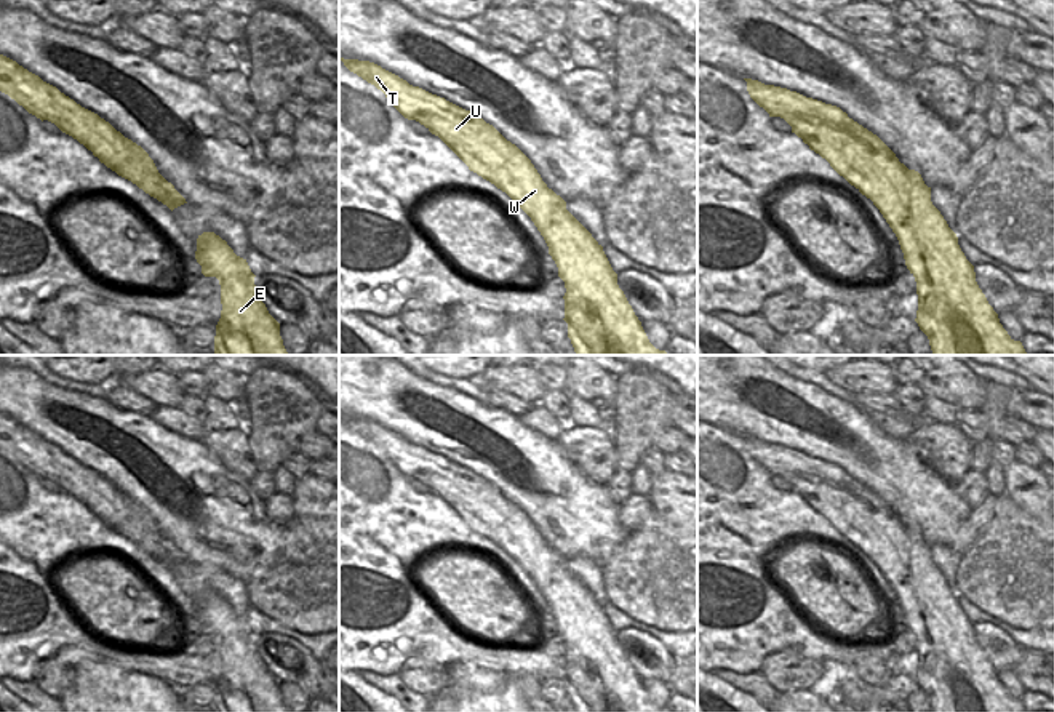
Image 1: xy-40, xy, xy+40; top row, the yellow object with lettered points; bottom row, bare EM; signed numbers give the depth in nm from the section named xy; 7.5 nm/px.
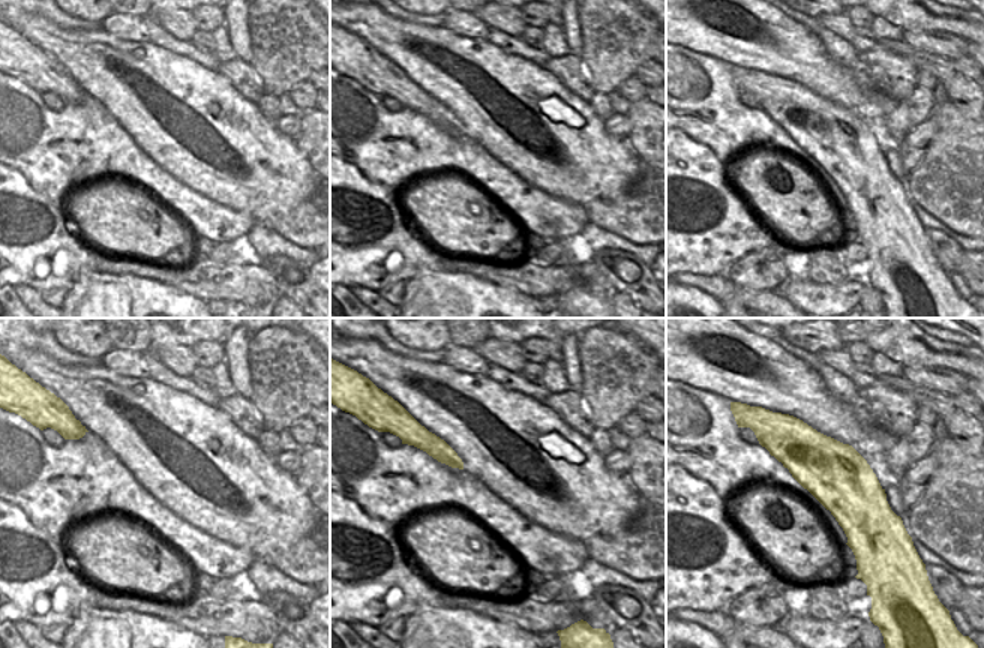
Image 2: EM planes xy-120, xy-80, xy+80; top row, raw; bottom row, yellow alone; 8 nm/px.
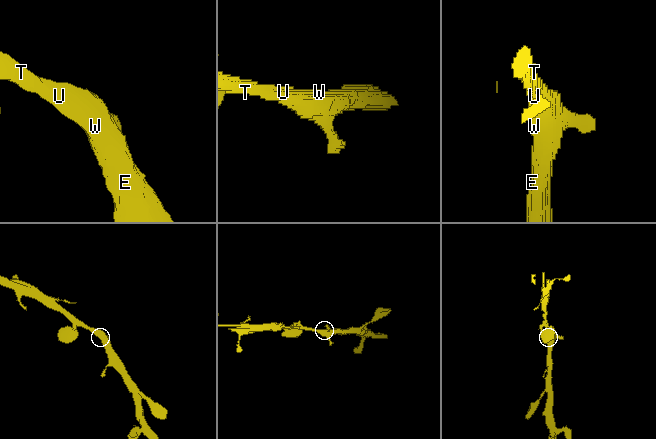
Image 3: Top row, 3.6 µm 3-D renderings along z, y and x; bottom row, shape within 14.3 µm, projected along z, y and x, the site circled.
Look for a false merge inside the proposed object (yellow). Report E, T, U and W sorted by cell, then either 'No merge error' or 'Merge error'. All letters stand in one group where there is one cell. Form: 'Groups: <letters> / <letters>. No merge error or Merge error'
Groups: E T U W. No merge error

